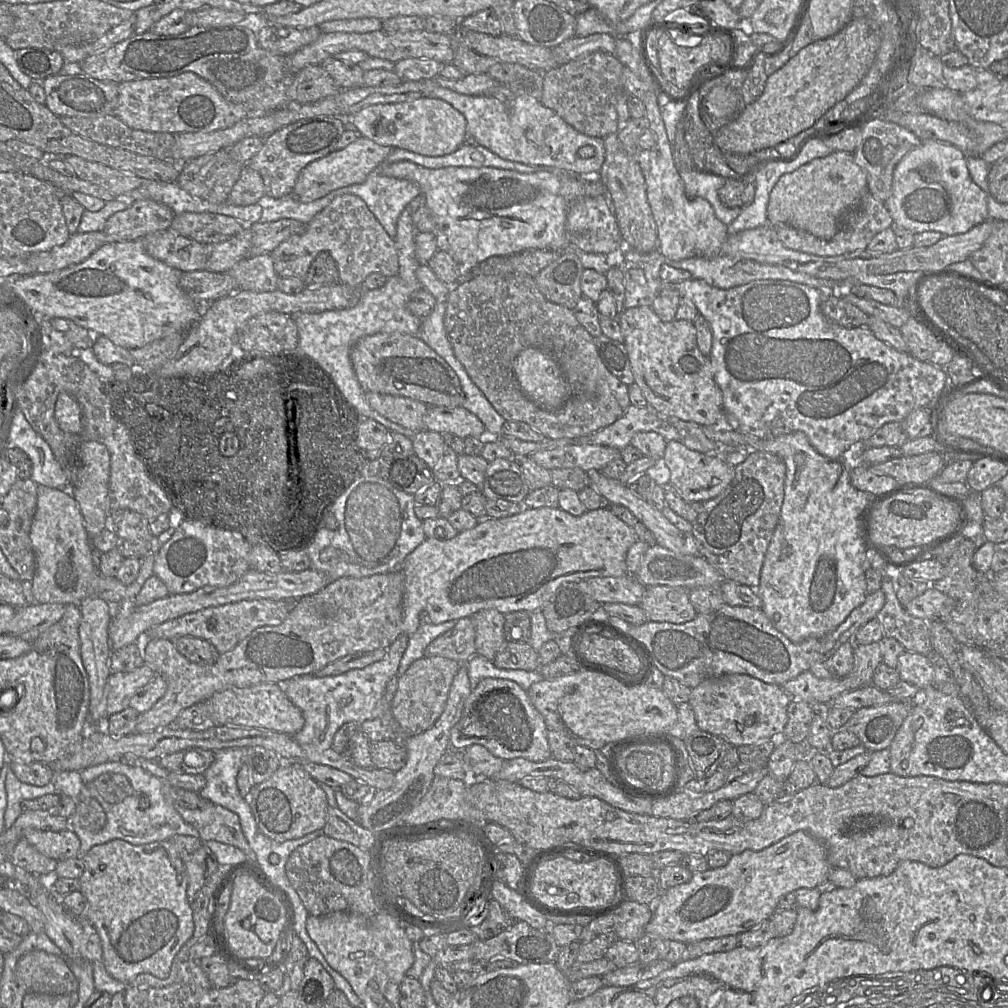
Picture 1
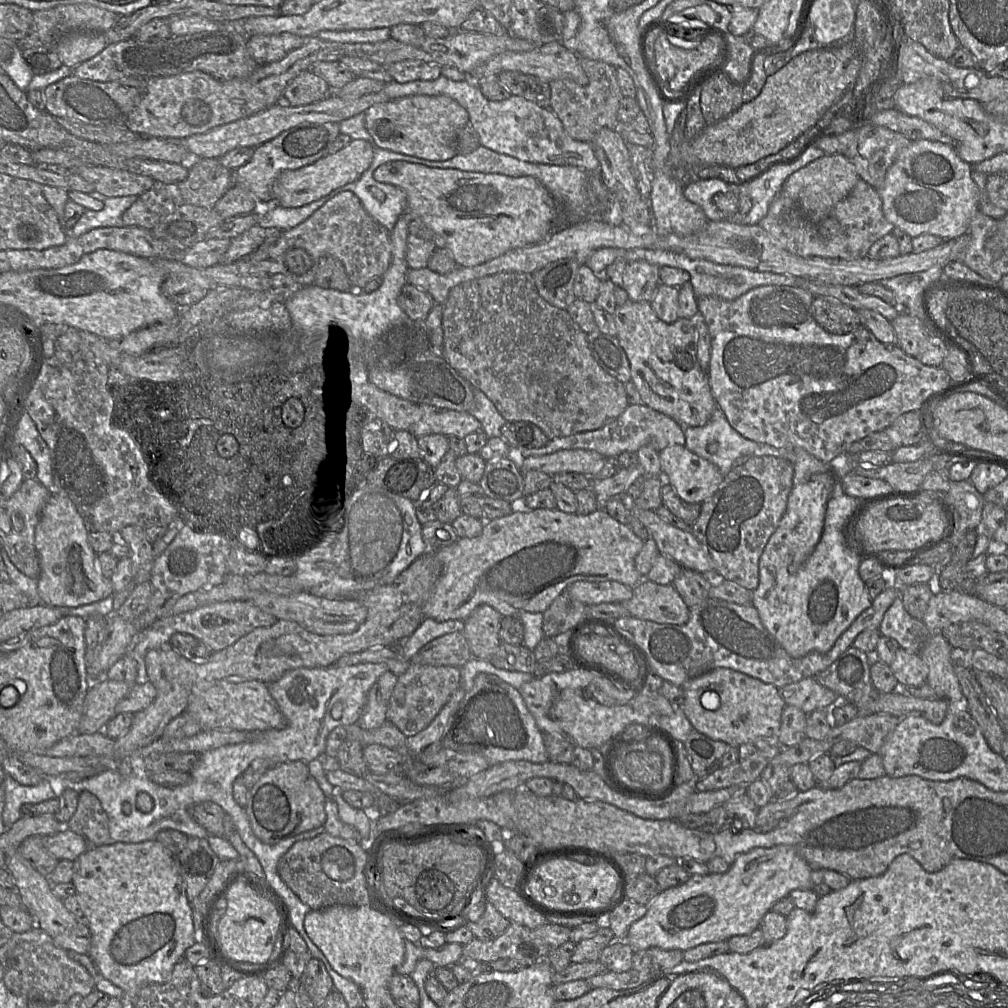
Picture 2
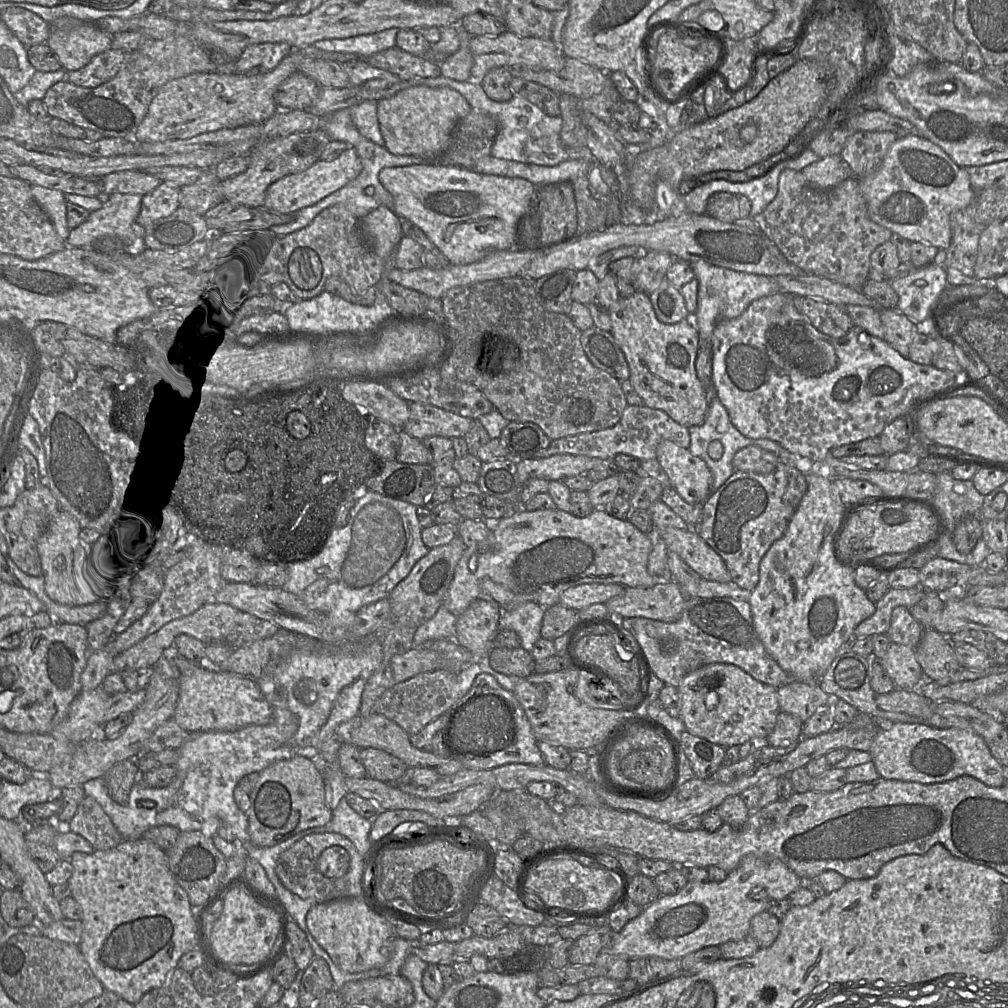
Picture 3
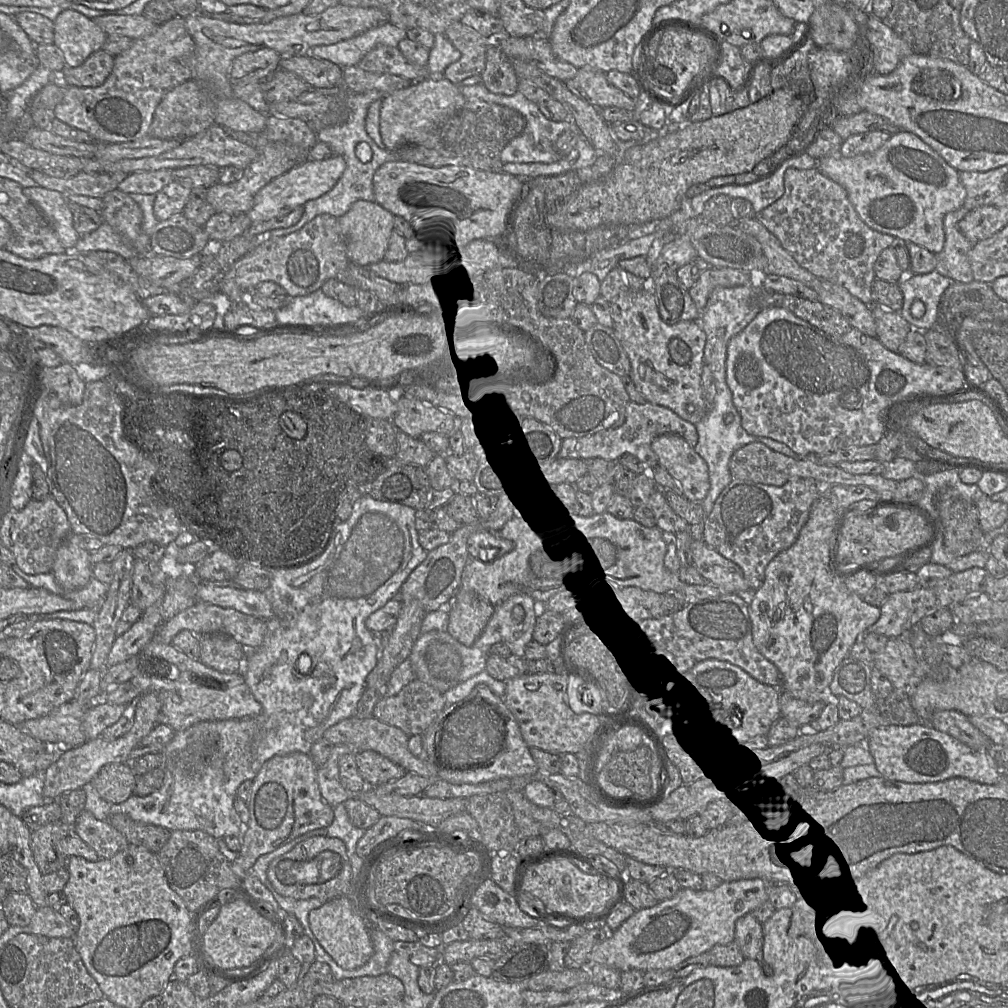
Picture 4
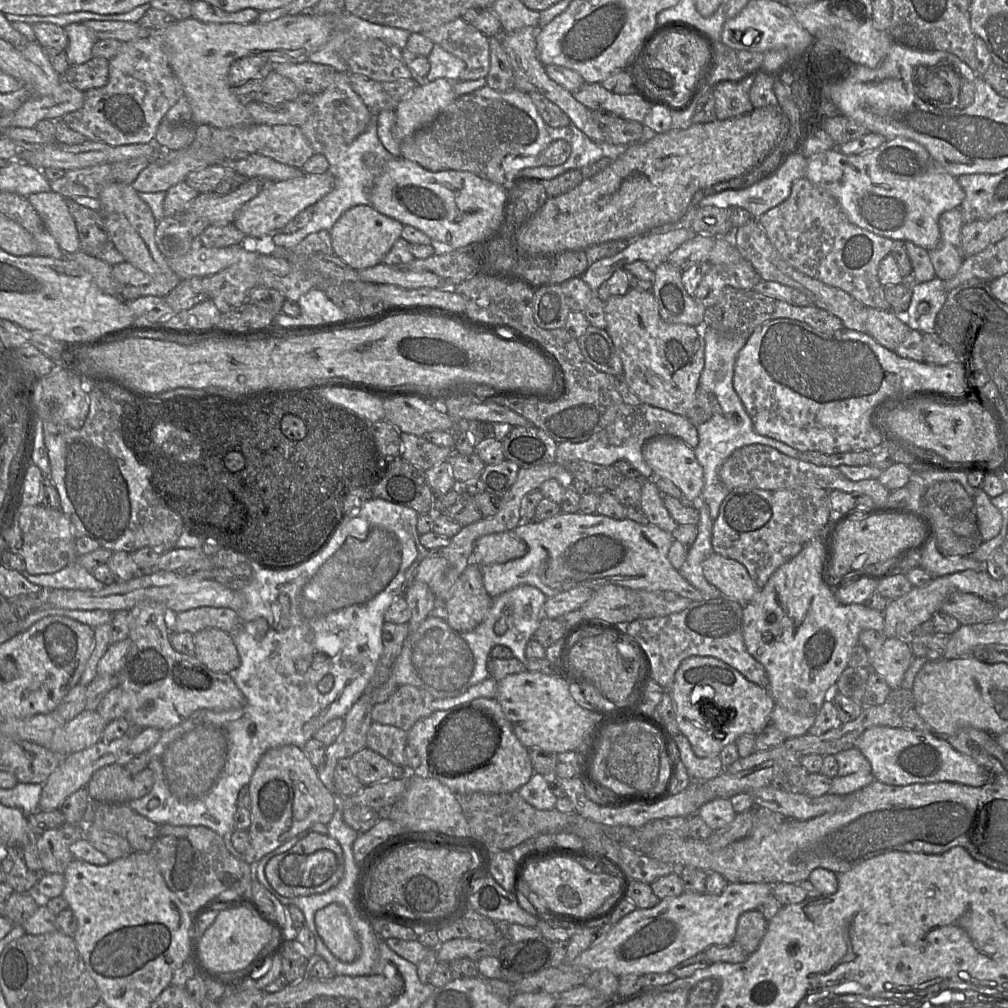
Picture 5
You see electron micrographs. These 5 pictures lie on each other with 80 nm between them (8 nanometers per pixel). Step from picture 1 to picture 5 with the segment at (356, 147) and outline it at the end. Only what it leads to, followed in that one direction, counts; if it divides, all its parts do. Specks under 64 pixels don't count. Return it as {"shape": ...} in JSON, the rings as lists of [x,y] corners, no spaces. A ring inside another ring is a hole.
{"shape":[[[329,171],[321,174],[303,173],[293,179],[269,182],[241,208],[233,224],[248,240],[258,240],[274,231],[281,231],[298,213],[328,194],[333,189],[334,182],[334,176]]]}

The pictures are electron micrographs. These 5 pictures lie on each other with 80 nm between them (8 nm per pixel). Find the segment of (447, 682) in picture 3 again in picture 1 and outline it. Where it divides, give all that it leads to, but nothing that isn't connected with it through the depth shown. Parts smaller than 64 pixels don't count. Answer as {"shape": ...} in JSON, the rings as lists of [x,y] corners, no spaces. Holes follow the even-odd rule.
{"shape":[[[426,656],[414,661],[398,677],[397,690],[391,703],[391,711],[397,729],[403,737],[419,734],[430,728],[443,712],[450,686],[460,663],[442,656]]]}

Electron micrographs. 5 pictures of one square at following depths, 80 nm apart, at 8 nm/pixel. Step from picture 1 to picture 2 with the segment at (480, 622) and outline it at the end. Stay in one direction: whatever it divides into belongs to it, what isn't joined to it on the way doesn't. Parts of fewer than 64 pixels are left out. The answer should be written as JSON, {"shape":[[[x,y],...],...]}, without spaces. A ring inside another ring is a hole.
{"shape":[[[478,606],[461,624],[472,657],[489,660],[501,644],[499,631],[502,615],[492,606]]]}

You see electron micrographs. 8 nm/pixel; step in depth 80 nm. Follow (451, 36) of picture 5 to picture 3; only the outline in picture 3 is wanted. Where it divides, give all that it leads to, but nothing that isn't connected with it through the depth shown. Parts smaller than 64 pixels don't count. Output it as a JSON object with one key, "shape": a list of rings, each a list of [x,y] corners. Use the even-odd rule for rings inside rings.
{"shape":[[[460,29],[459,49],[440,64],[441,76],[458,82],[468,81],[471,78],[473,66],[473,56],[470,50],[471,37],[463,29]]]}

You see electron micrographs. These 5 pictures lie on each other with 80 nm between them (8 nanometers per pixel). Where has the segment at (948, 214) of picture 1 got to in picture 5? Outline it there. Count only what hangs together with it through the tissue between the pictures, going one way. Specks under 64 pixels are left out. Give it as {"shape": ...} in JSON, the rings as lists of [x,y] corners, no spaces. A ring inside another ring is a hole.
{"shape":[[[905,137],[888,139],[878,148],[857,155],[845,155],[837,148],[814,154],[807,158],[805,177],[832,195],[853,224],[892,240],[910,241],[928,251],[940,242],[940,215],[959,207],[965,198],[957,177],[950,175],[921,144]]]}

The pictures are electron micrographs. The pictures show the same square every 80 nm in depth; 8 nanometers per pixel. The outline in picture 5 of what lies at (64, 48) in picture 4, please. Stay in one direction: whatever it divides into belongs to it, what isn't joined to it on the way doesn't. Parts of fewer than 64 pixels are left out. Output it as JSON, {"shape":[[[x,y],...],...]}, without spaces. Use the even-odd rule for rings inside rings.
{"shape":[[[83,23],[64,27],[68,45],[64,49],[70,65],[80,65],[92,58],[92,47],[97,39]]]}

